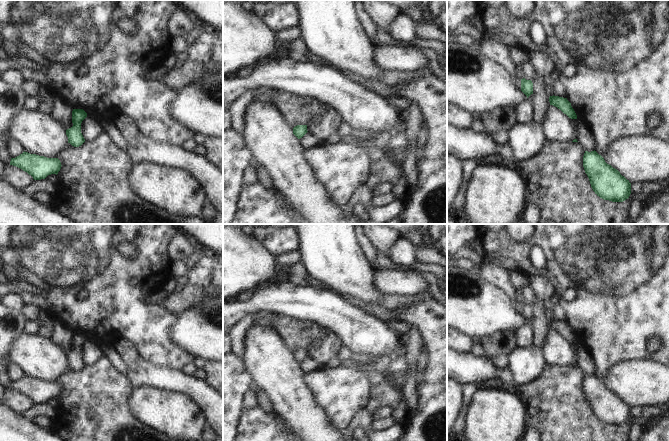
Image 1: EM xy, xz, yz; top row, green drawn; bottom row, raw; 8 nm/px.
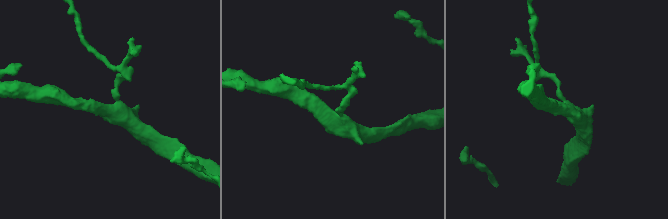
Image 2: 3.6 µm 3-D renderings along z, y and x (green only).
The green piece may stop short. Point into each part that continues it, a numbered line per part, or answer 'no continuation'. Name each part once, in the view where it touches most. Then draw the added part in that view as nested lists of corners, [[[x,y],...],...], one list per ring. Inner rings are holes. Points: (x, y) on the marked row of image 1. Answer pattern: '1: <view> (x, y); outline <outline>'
no continuation

